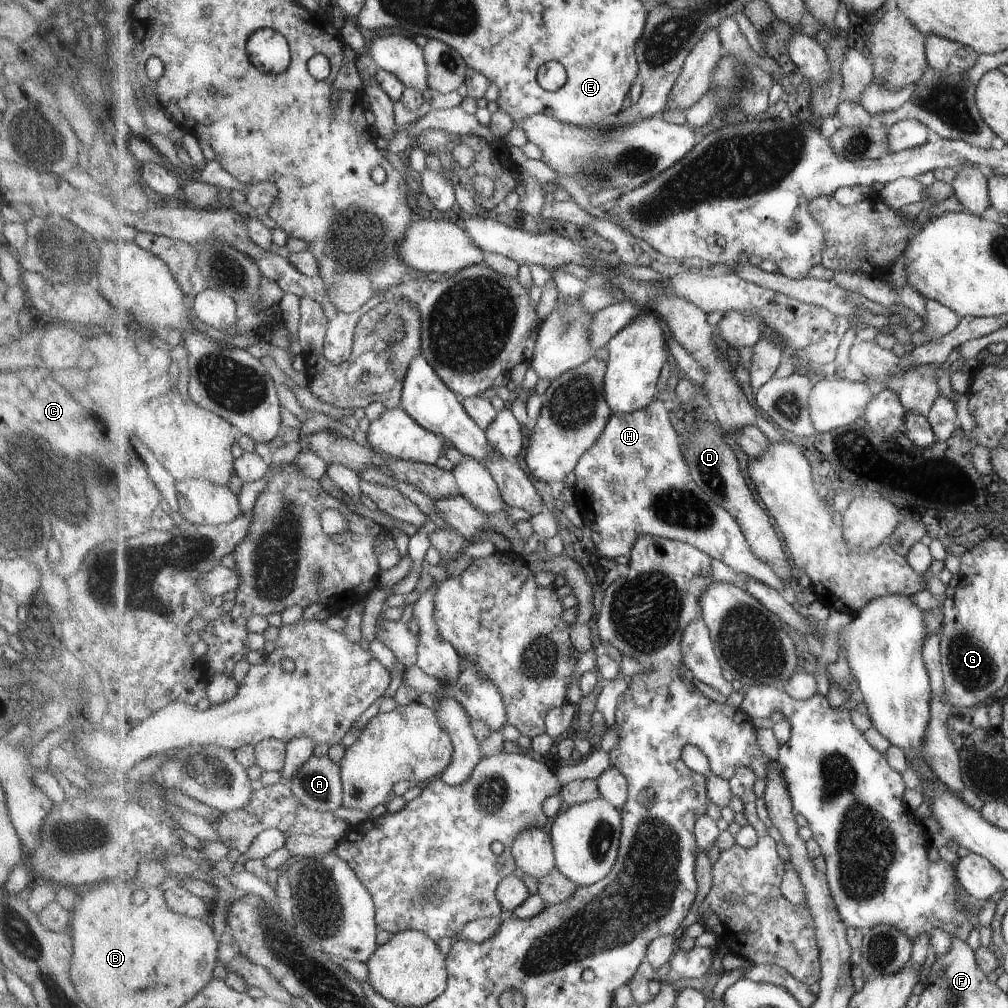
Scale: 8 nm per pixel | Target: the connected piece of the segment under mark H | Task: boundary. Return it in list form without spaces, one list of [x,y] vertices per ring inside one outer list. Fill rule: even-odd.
[[[656,399],[648,408],[632,414],[613,414],[604,435],[581,458],[574,473],[577,483],[574,488],[575,505],[588,523],[601,556],[615,560],[621,556],[630,556],[641,538],[662,537],[692,544],[708,556],[730,565],[736,572],[744,573],[762,584],[767,584],[781,595],[788,596],[789,590],[786,589],[784,580],[752,552],[744,530],[736,518],[709,498],[690,475],[679,434],[673,428],[663,401]]]

